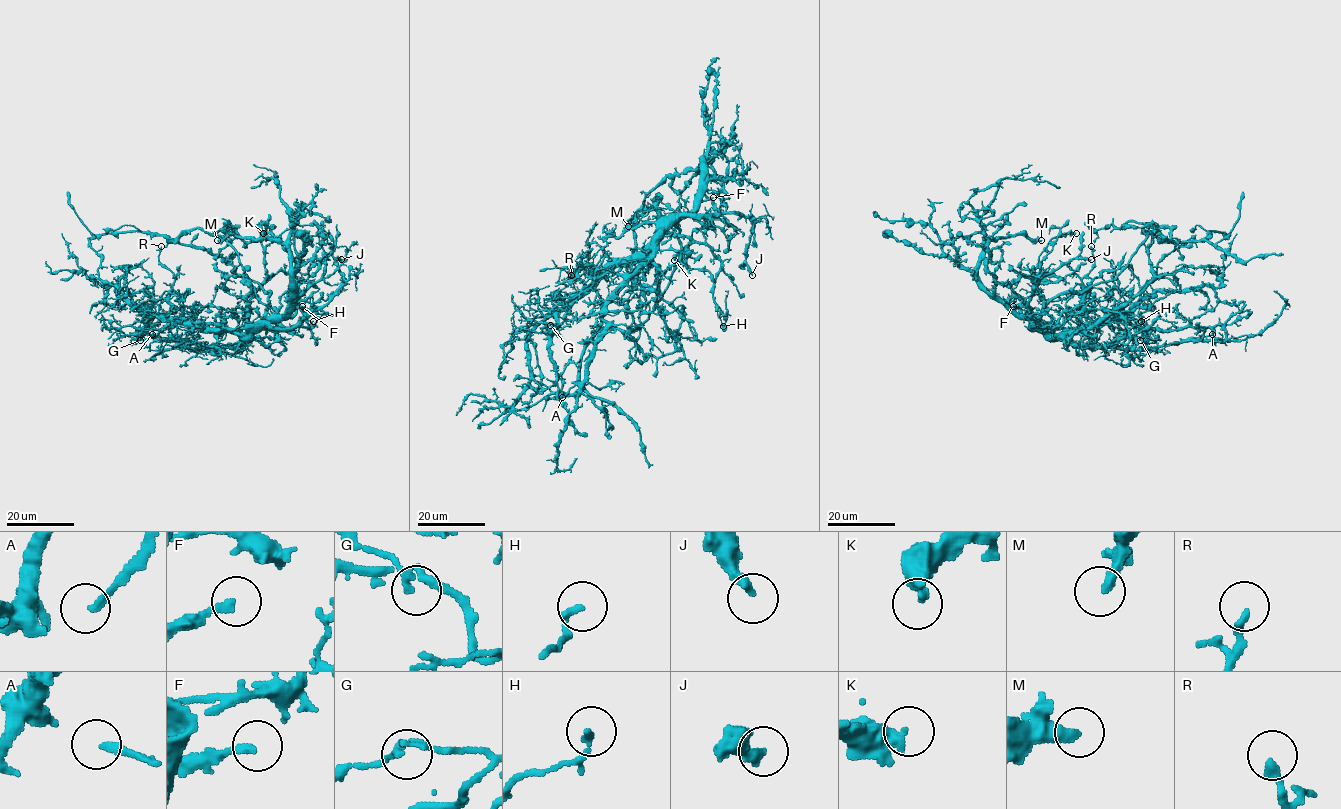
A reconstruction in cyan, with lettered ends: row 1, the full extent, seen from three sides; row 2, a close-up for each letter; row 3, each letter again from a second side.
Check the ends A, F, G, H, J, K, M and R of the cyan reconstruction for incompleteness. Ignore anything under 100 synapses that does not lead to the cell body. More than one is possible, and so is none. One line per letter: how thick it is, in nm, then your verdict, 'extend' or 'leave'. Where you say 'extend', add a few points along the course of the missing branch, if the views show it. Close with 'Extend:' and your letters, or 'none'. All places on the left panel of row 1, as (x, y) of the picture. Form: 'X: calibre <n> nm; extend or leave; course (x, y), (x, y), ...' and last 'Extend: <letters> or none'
A: calibre 160 nm; leave
F: calibre 160 nm; extend
G: calibre 240 nm; leave
H: calibre 200 nm; leave
J: calibre 320 nm; leave
K: calibre 480 nm; leave
M: calibre 320 nm; extend; course (217, 240), (211, 249), (196, 258), (190, 258), (192, 254)
R: calibre 240 nm; leave
Extend: F, M

